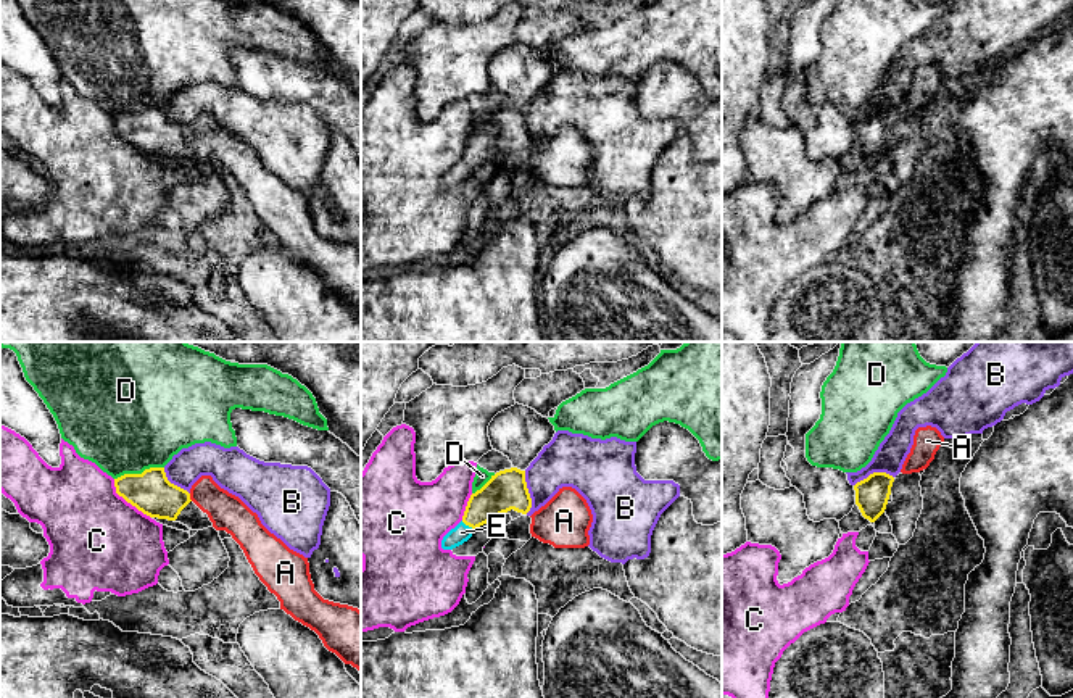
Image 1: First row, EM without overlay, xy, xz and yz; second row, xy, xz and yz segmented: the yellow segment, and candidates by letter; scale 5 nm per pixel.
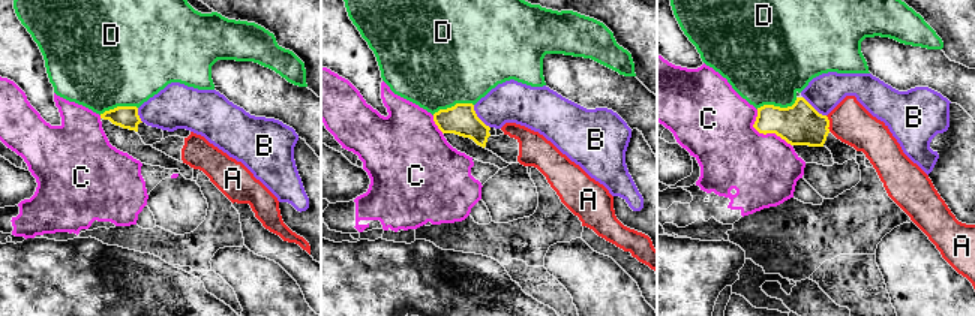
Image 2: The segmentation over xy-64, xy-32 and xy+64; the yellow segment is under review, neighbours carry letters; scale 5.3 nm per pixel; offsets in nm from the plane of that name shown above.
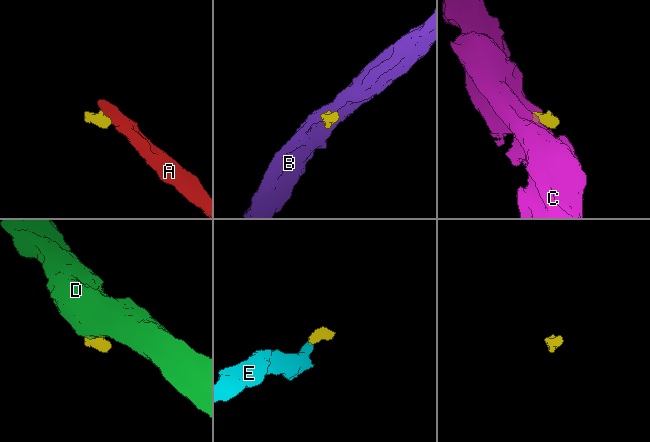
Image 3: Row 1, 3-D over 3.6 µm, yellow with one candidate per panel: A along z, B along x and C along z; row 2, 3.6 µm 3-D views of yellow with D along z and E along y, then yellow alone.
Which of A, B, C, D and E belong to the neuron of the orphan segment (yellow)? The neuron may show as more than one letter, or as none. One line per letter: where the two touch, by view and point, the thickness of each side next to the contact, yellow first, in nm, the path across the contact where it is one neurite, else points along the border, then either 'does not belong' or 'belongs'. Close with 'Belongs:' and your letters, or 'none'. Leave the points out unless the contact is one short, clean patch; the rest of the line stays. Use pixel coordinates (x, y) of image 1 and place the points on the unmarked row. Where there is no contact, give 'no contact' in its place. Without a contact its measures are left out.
A: meets yellow in xy at (189, 136); 220 nm thick on the yellow side, 180 nm on the other; runs through xy (150, 131), (157, 136), (189, 136), (210, 136), (226, 150); belongs
B: meets yellow in xz at (527, 131); 200 nm thick on the yellow side, 260 nm on the other; border along xz (524, 110), (530, 137), (530, 149), (527, 152); does not belong
C: meets yellow in xy at (128, 141); 220 nm thick on the yellow side, 480 nm on the other; border along xy (113, 118), (115, 129), (150, 157); does not belong
D: meets yellow in xy at (139, 113); 220 nm thick on the yellow side, 480 nm on the other; border along xy (163, 105), (150, 105), (140, 112), (124, 112), (115, 118); does not belong
E: meets yellow in xz at (468, 163); 190 nm thick on the yellow side, 90 nm on the other; runs through xz (505, 129), (468, 163), (461, 171); belongs
Belongs: A, E

